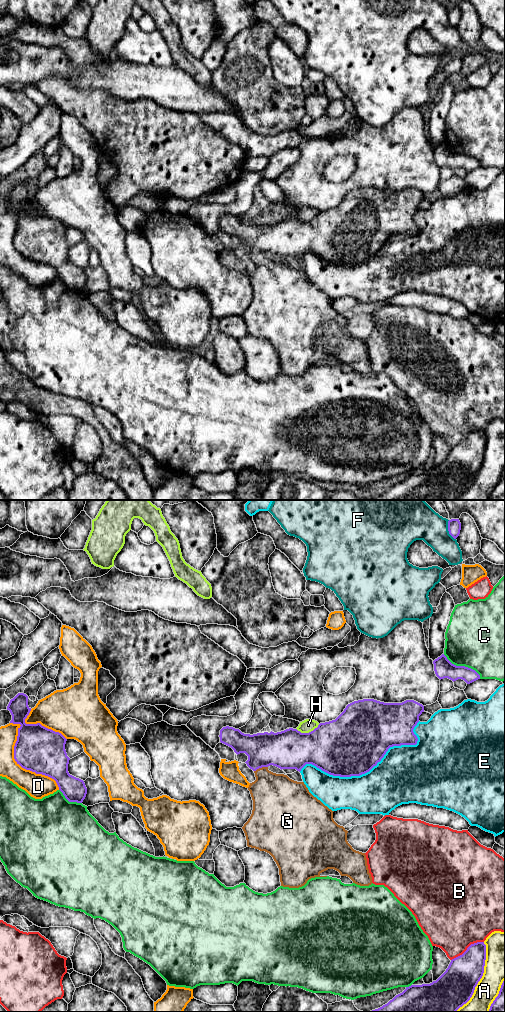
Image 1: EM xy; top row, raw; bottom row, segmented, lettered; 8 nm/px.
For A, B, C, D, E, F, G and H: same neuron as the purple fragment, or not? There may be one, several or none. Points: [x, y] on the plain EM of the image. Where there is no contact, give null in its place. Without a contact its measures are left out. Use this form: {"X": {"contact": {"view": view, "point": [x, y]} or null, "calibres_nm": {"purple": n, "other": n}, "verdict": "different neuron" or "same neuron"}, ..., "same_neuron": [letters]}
{"A": {"contact": {"view": "xy", "point": [481, 465]}, "calibres_nm": {"purple": 300, "other": 300}, "verdict": "different neuron"}, "B": {"contact": {"view": "xy", "point": [467, 436]}, "calibres_nm": {"purple": 280, "other": 480}, "verdict": "different neuron"}, "C": {"contact": {"view": "xy", "point": [463, 154]}, "calibres_nm": {"purple": 150, "other": 480}, "verdict": "different neuron"}, "D": {"contact": {"view": "xy", "point": [17, 250]}, "calibres_nm": {"purple": 360, "other": 190}, "verdict": "different neuron"}, "E": {"contact": {"view": "xy", "point": [370, 257]}, "calibres_nm": {"purple": 500, "other": 420}, "verdict": "different neuron"}, "F": {"contact": {"view": "xy", "point": [448, 18]}, "calibres_nm": {"purple": 110, "other": 240}, "verdict": "different neuron"}, "G": {"contact": {"view": "xy", "point": [260, 255]}, "calibres_nm": {"purple": 300, "other": 340}, "verdict": "same neuron"}, "H": {"contact": {"view": "xy", "point": [307, 221]}, "calibres_nm": {"purple": 420, "other": 110}, "verdict": "different neuron"}, "same_neuron": ["G"]}

